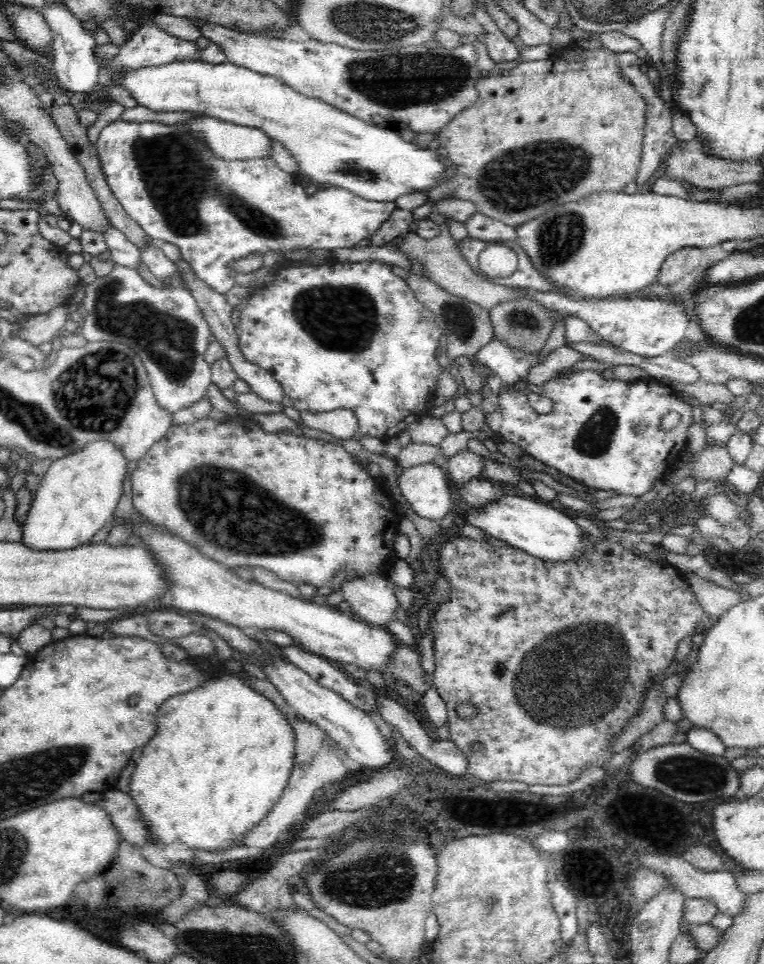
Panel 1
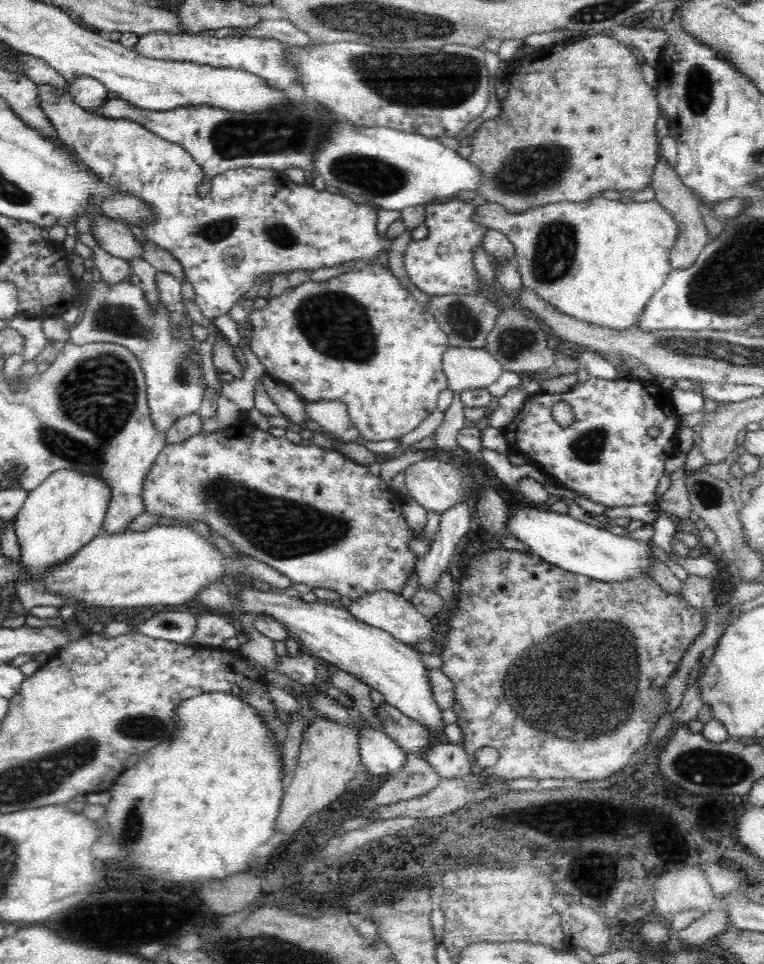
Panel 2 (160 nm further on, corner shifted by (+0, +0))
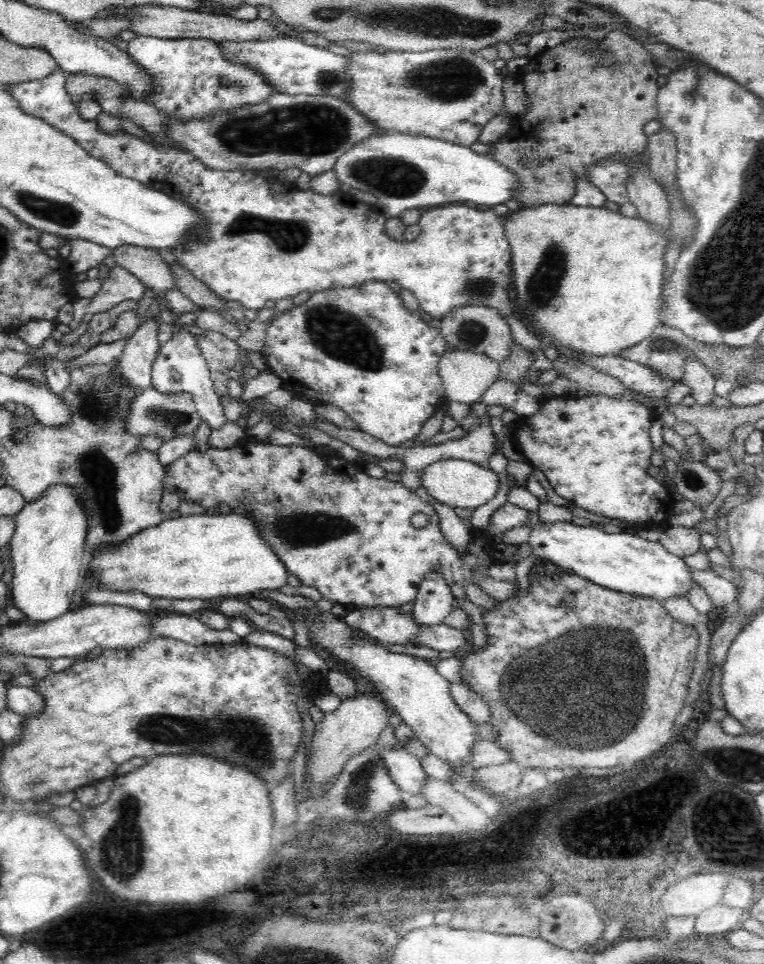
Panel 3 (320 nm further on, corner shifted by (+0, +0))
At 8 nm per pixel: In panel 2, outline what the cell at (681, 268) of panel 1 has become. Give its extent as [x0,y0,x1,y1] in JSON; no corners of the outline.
[651,157,709,269]

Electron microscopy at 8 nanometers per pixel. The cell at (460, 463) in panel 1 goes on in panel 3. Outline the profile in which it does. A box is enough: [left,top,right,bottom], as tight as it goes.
[411,570,454,626]

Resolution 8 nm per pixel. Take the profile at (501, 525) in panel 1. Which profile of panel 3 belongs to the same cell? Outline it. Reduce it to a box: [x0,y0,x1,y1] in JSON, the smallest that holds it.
[528,521,695,602]

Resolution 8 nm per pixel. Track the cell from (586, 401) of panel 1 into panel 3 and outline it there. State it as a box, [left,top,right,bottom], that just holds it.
[510,390,673,529]

